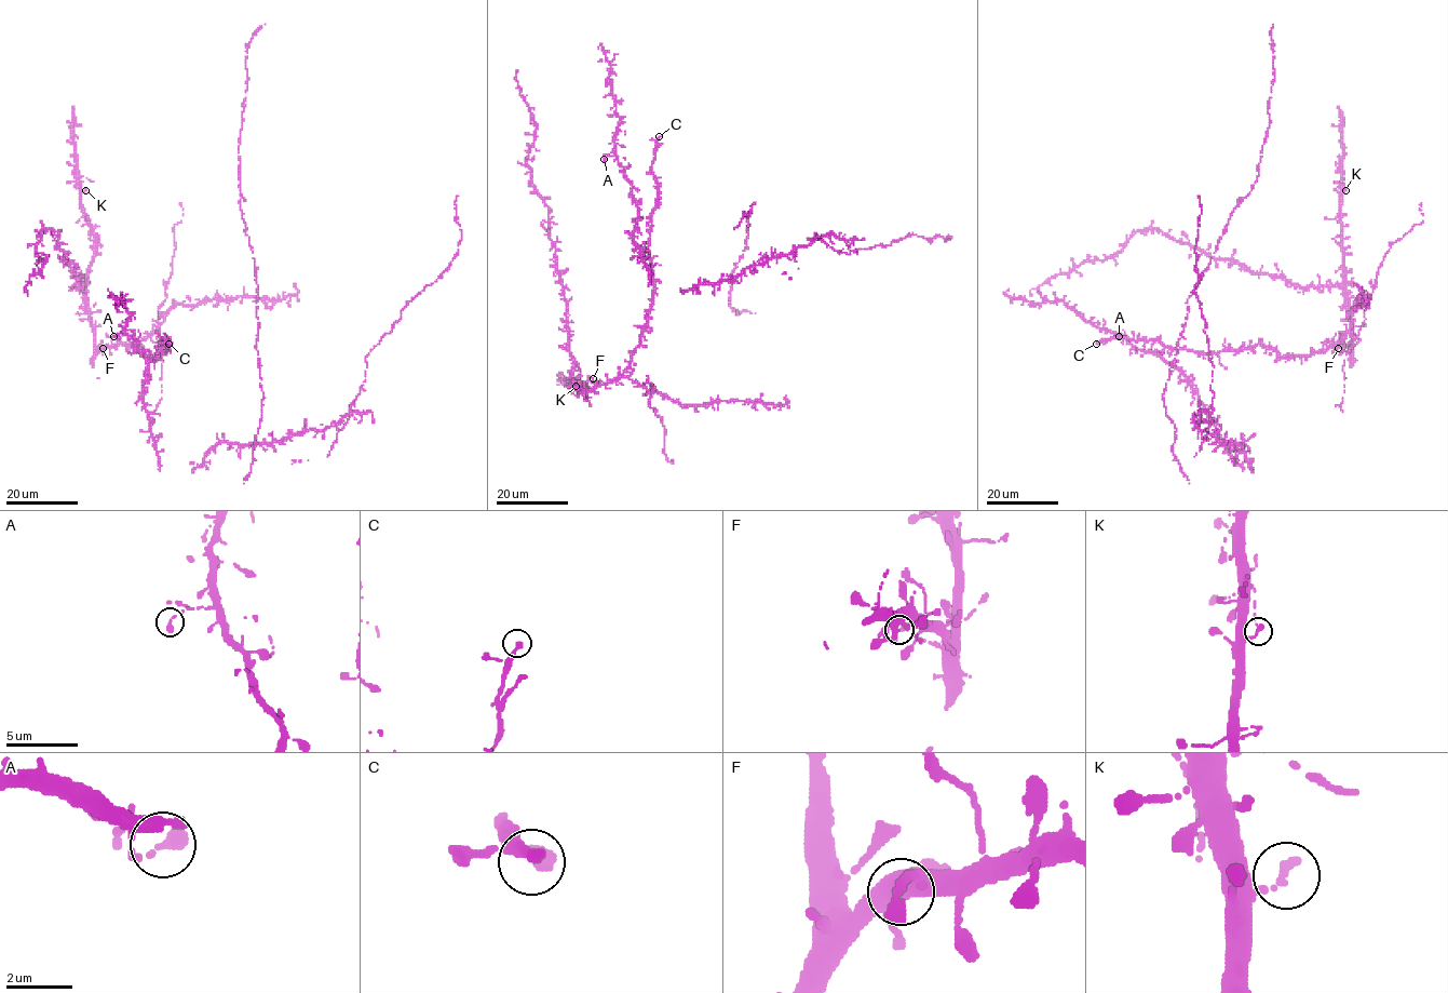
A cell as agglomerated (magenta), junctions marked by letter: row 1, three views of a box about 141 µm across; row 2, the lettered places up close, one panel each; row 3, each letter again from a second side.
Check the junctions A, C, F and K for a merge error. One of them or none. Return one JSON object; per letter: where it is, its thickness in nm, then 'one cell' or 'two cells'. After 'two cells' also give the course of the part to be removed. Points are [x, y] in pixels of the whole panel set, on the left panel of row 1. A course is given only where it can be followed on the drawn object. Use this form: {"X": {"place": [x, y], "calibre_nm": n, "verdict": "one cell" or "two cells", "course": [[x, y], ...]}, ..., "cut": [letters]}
{"A": {"place": [113, 336], "calibre_nm": 380, "verdict": "one cell"}, "C": {"place": [168, 344], "calibre_nm": 360, "verdict": "one cell"}, "F": {"place": [103, 348], "calibre_nm": 400, "verdict": "one cell"}, "K": {"place": [85, 190], "calibre_nm": 360, "verdict": "one cell"}, "cut": []}

